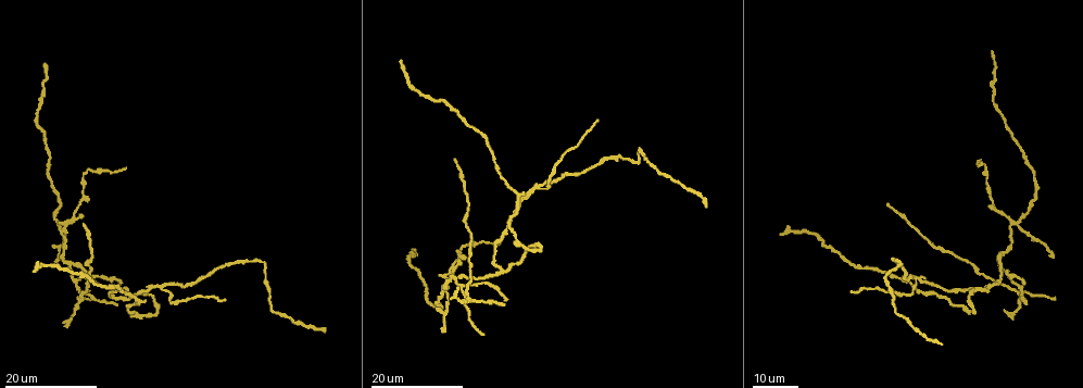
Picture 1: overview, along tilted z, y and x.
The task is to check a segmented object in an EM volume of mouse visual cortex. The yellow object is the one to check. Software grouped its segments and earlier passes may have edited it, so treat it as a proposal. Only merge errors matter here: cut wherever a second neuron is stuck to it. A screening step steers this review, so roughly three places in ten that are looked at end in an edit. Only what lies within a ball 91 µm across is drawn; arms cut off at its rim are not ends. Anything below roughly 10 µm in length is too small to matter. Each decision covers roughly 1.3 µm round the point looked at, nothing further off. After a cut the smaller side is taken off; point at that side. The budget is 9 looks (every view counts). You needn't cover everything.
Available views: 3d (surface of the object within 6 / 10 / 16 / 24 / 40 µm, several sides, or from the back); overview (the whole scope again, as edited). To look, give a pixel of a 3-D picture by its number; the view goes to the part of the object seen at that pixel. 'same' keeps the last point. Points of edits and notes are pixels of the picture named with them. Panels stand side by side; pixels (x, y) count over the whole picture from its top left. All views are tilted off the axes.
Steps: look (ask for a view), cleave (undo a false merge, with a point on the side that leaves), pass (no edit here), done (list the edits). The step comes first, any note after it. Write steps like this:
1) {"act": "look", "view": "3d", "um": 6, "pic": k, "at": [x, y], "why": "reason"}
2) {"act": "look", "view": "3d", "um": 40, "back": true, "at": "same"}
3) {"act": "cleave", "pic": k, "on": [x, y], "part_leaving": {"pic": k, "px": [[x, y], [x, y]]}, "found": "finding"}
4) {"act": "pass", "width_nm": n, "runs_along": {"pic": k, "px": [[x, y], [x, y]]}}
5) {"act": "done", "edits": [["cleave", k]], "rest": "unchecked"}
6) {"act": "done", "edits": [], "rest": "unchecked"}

{"act": "look", "view": "3d", "um": 24, "pic": 1, "at": [61, 230], "why": "looks like a crossing"}

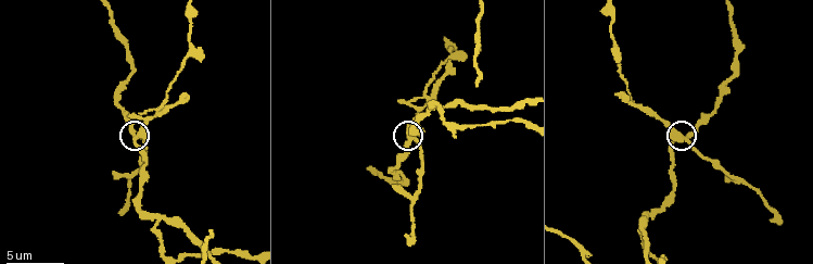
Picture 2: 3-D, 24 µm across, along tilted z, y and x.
{"act": "look", "view": "3d", "um": 6, "pic": 2, "at": [136, 137]}

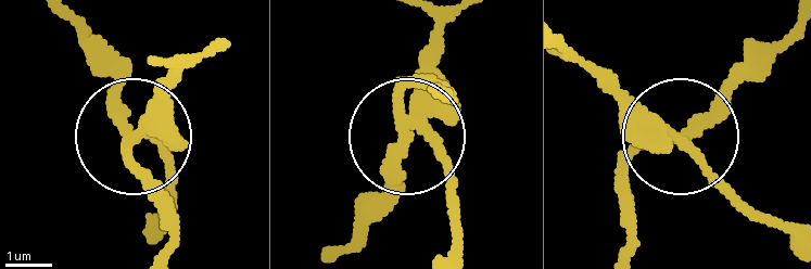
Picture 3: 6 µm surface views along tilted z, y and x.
{"act": "cleave", "pic": 3, "on": [173, 166], "width_nm": 320, "part_leaving": {"pic": 3, "px": [[666, 133], [634, 122], [568, 58]]}, "found": "two neurons meet here"}

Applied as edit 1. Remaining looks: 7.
{"act": "look", "view": "3d", "um": 16, "pic": 1, "at": [536, 189], "why": "arms part here"}

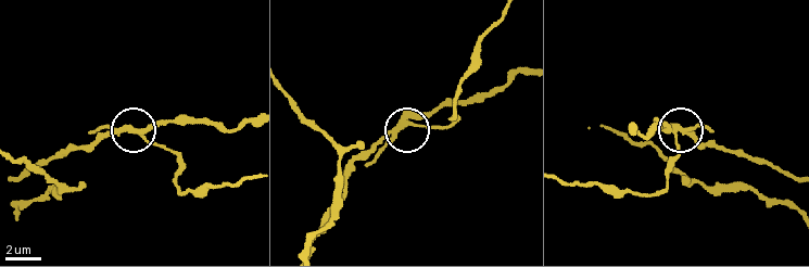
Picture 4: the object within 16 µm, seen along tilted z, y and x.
{"act": "look", "view": "3d", "um": 6, "pic": 4, "at": [676, 139]}

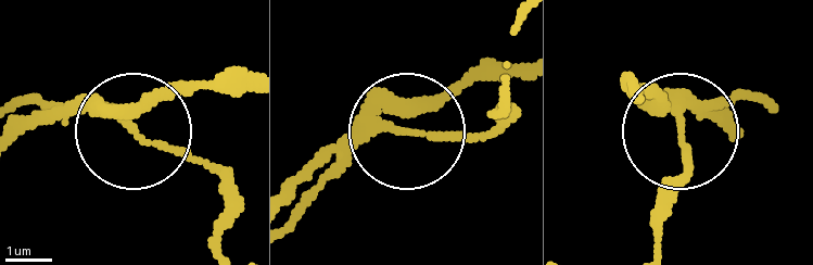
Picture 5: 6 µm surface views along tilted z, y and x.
{"act": "cleave", "pic": 5, "on": [39, 97], "width_nm": 200, "part_leaving": {"pic": 5, "px": [[368, 140], [485, 135], [503, 101]]}, "found": "two neurons meet here"}

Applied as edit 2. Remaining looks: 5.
{"act": "look", "view": "3d", "um": 24, "pic": 1, "at": [501, 272], "why": "two arms in line, one across"}

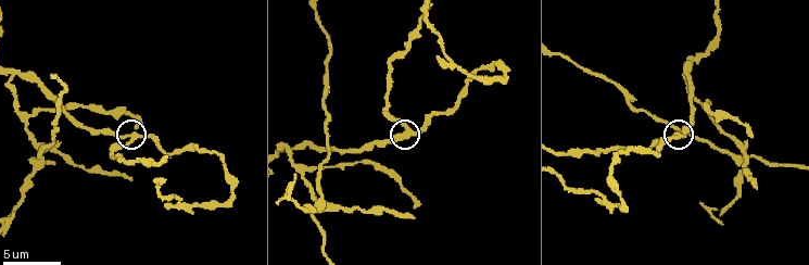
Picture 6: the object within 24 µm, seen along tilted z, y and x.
{"act": "look", "view": "3d", "um": 6, "pic": 6, "at": [404, 134]}

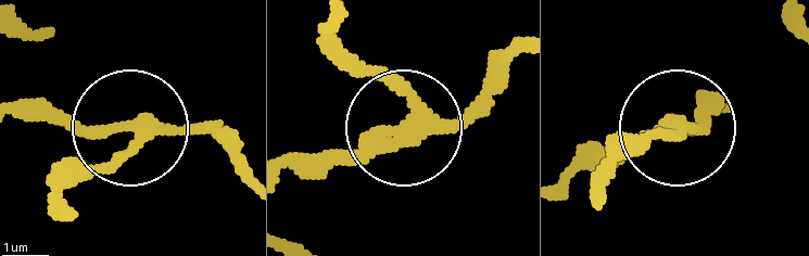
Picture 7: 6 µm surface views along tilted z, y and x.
{"act": "pass", "side_arm_um": 72, "runs_along": {"pic": 7, "px": [[71, 180], [122, 156], [131, 129], [27, 125]]}, "found": "all the same neuron"}

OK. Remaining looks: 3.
{"act": "look", "view": "3d", "um": 10, "pic": 6, "at": [12, 76], "why": "branch point"}

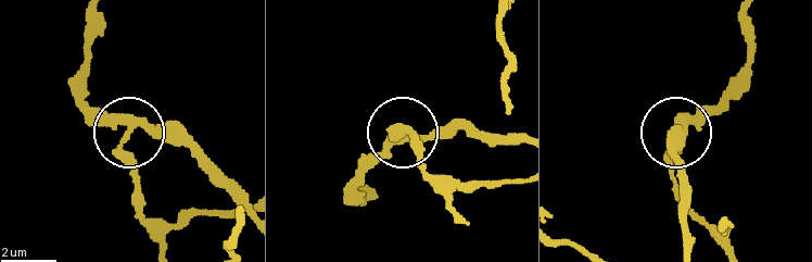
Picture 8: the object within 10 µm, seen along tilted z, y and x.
{"act": "pass", "runs_along": {"pic": 8, "px": [[521, 139], [401, 133], [416, 139]]}, "found": "all the same neuron"}

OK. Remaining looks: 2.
{"act": "done", "edits": [["cleave", 3], ["cleave", 5]], "rest": "unchecked"}

